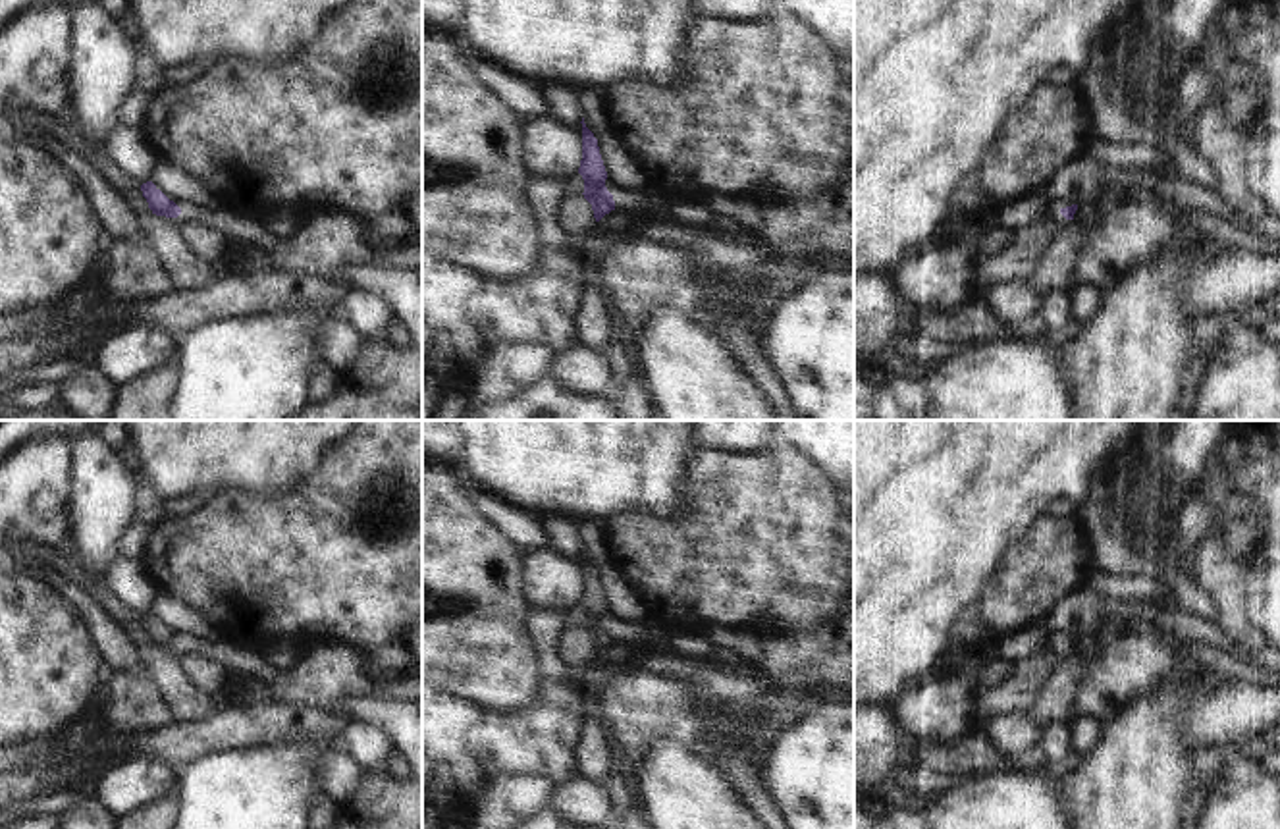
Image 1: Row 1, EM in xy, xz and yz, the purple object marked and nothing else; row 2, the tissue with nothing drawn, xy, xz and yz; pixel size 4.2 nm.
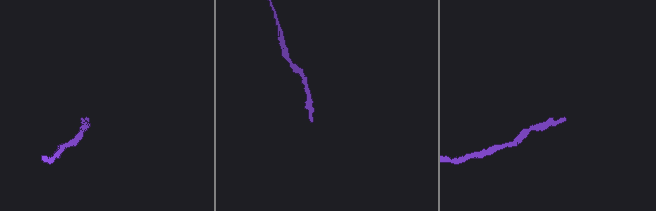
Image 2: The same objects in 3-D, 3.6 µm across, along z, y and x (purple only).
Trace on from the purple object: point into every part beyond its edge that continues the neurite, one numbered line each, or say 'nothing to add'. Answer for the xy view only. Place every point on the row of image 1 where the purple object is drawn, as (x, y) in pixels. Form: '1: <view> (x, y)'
nothing to add

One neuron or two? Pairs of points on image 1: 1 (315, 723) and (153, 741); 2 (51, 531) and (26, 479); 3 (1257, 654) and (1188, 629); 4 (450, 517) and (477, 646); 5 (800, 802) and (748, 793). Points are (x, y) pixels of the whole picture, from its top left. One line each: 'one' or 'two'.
1: one
2: one
3: one
4: one
5: two

